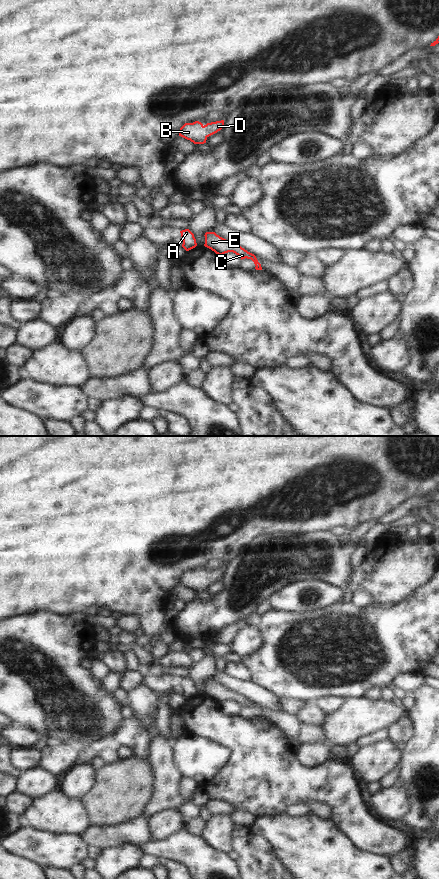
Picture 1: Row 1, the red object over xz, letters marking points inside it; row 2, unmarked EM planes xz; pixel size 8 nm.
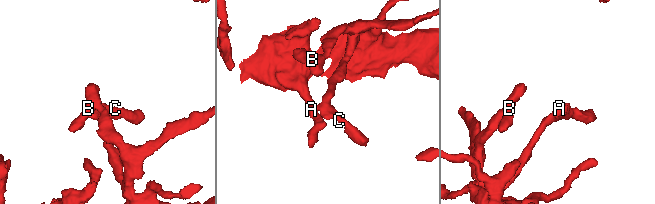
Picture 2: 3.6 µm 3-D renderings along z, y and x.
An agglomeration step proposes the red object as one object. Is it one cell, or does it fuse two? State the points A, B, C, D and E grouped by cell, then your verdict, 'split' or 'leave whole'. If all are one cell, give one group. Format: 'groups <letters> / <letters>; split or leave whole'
groups A B C D E; leave whole

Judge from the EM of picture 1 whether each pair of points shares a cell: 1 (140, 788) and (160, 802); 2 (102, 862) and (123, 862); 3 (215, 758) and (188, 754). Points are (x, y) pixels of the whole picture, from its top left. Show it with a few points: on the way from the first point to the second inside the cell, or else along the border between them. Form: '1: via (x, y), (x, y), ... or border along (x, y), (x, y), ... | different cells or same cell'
1: border along (151, 771), (153, 777), (152, 795), (141, 814) | different cells
2: via (107, 862), (118, 862) | same cell
3: via (208, 757), (203, 757), (195, 751) | same cell

